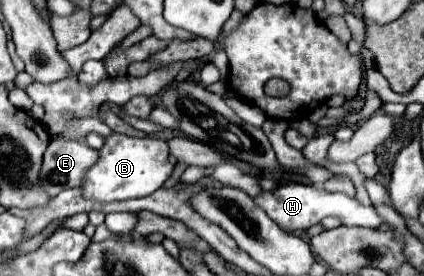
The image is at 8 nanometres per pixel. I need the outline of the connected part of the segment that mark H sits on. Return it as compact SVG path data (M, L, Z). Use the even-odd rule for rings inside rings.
M309 183L279 185L273 193L263 191L259 197L255 197L255 203L263 211L267 211L267 215L283 231L305 231L307 227L319 223L325 217L337 217L337 219L341 219L343 225L361 225L361 227L381 227L385 223L373 207L365 207L357 199L353 199L345 193L329 193L321 185L309 185Z

